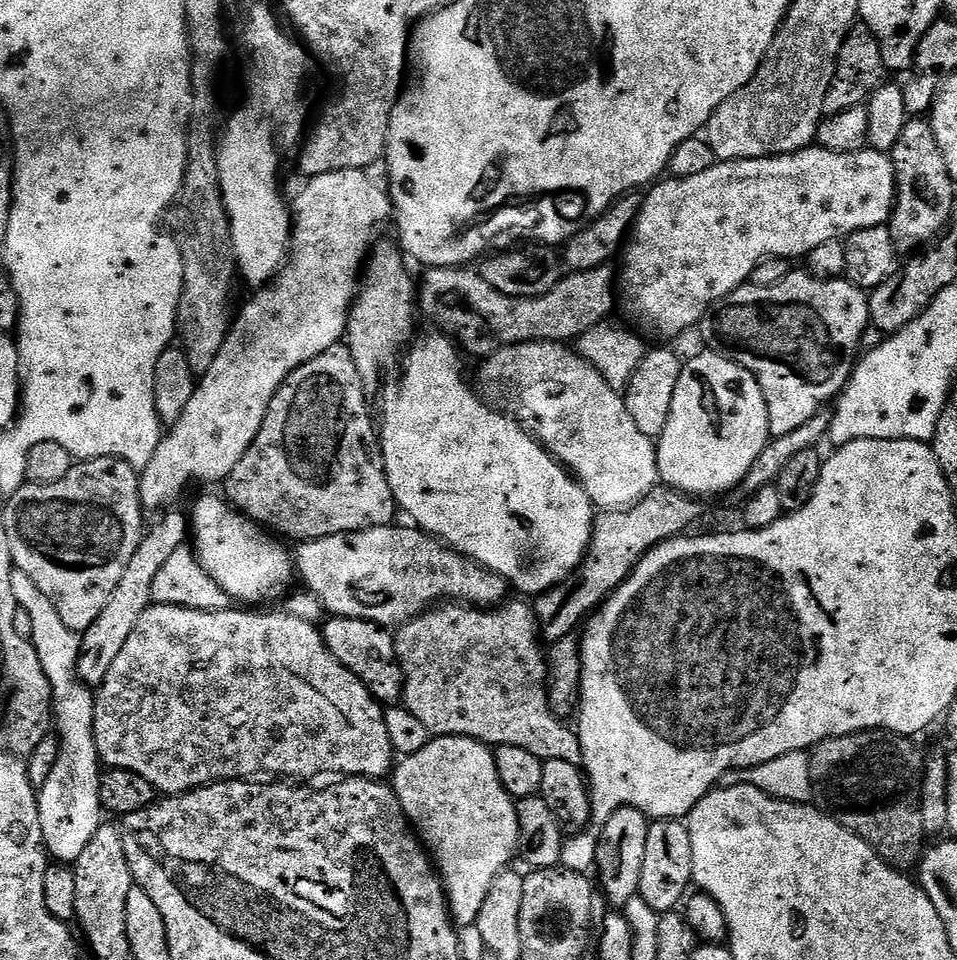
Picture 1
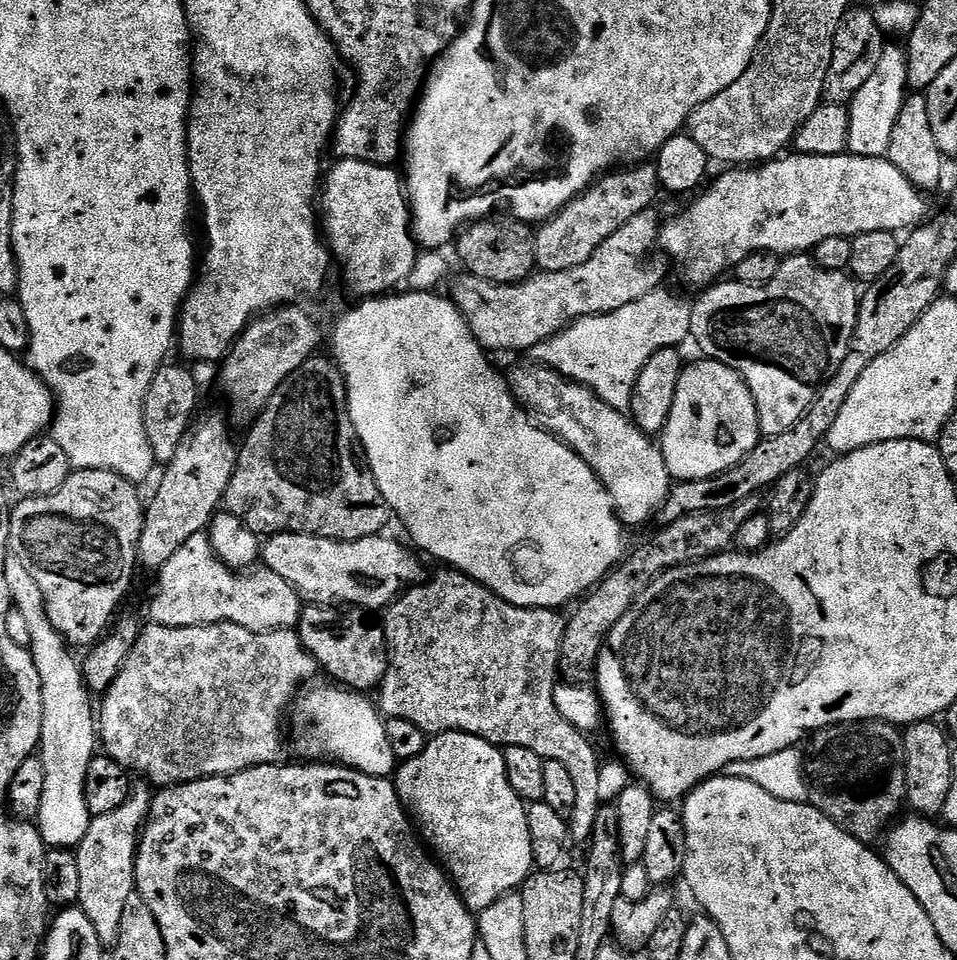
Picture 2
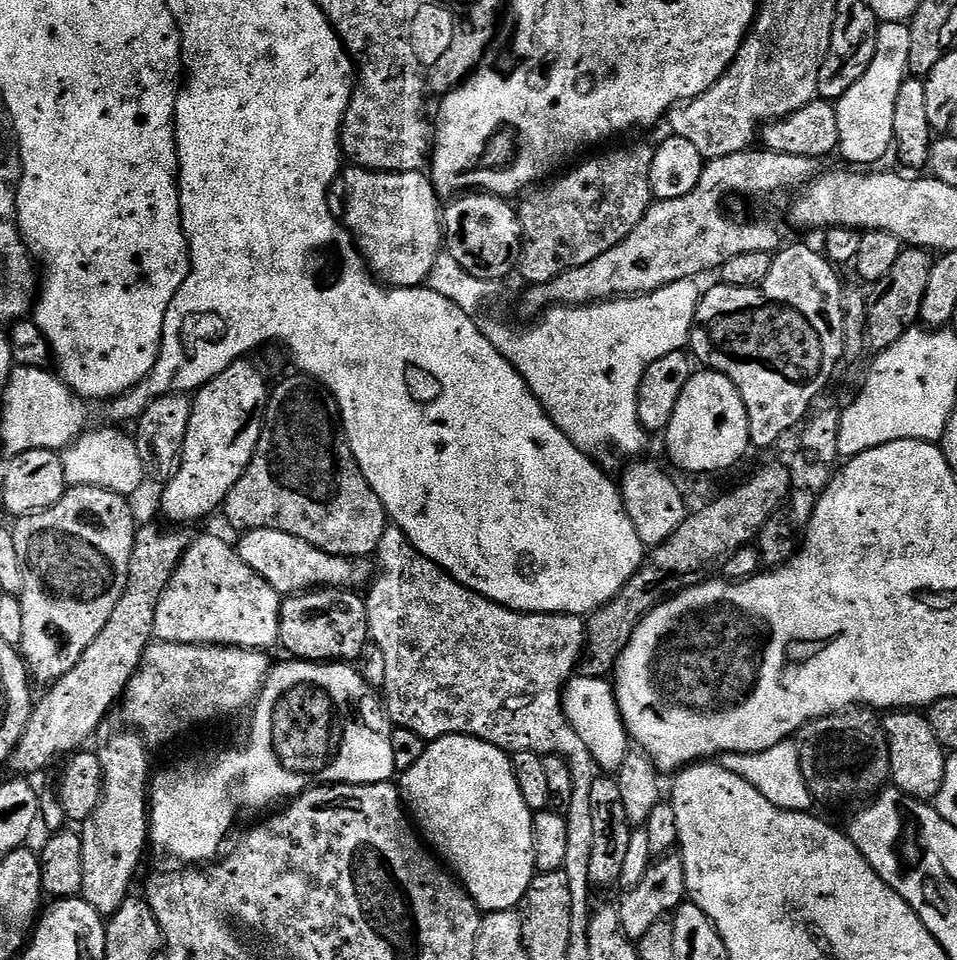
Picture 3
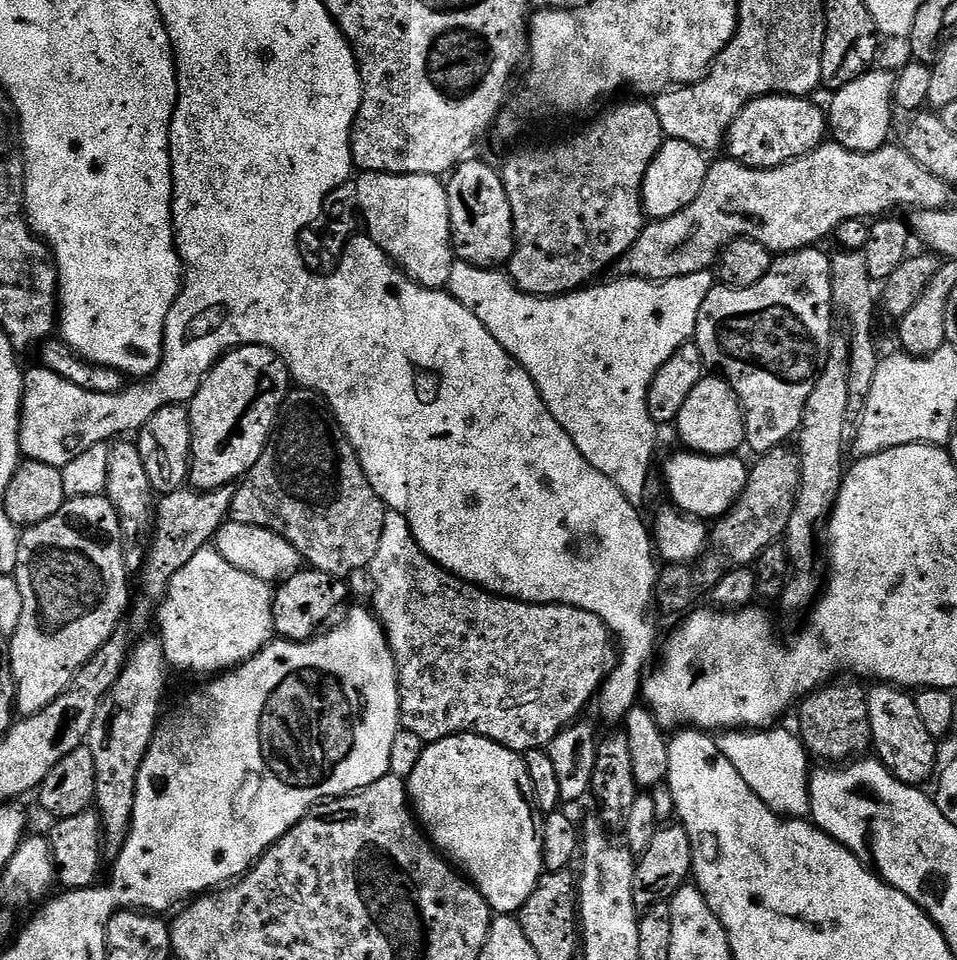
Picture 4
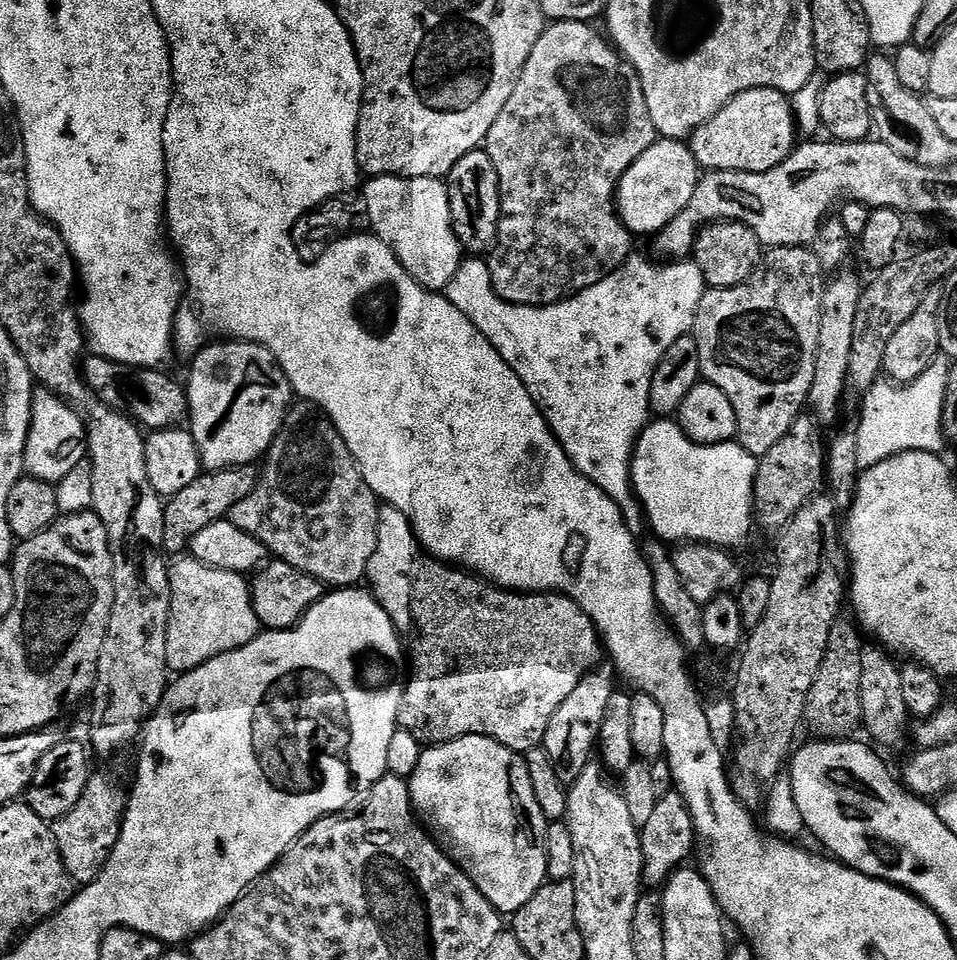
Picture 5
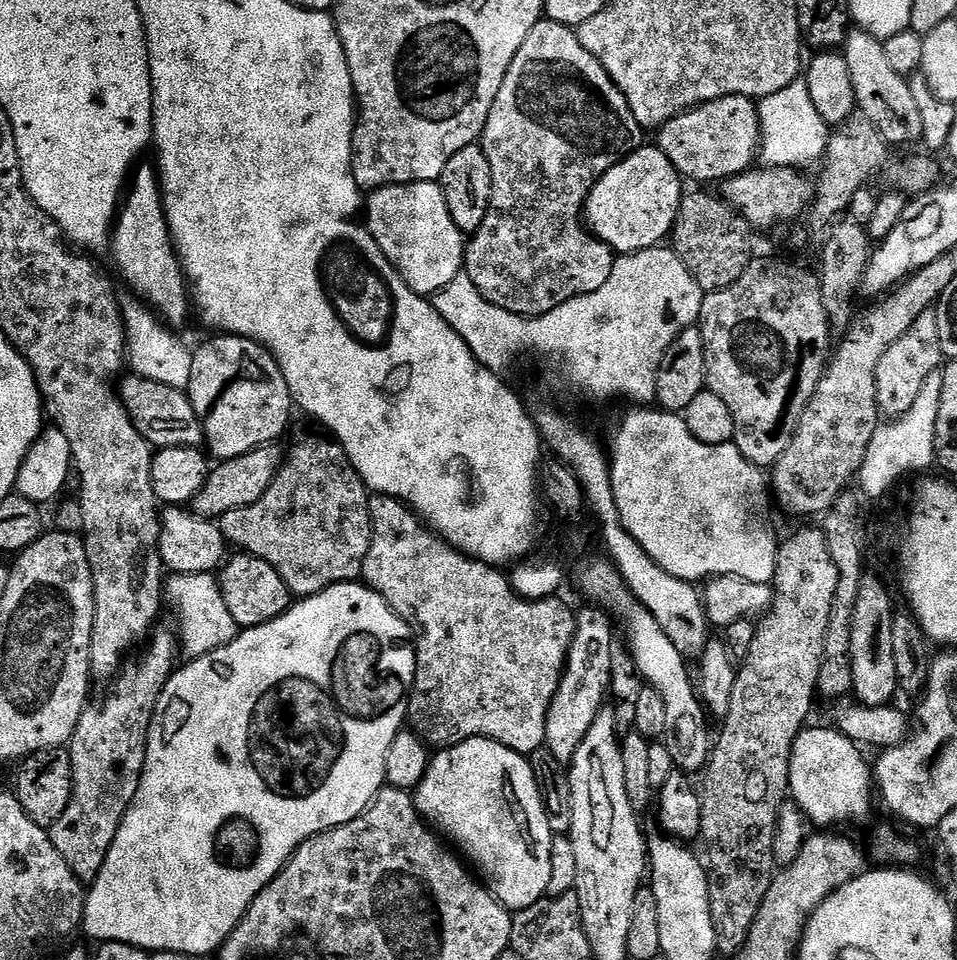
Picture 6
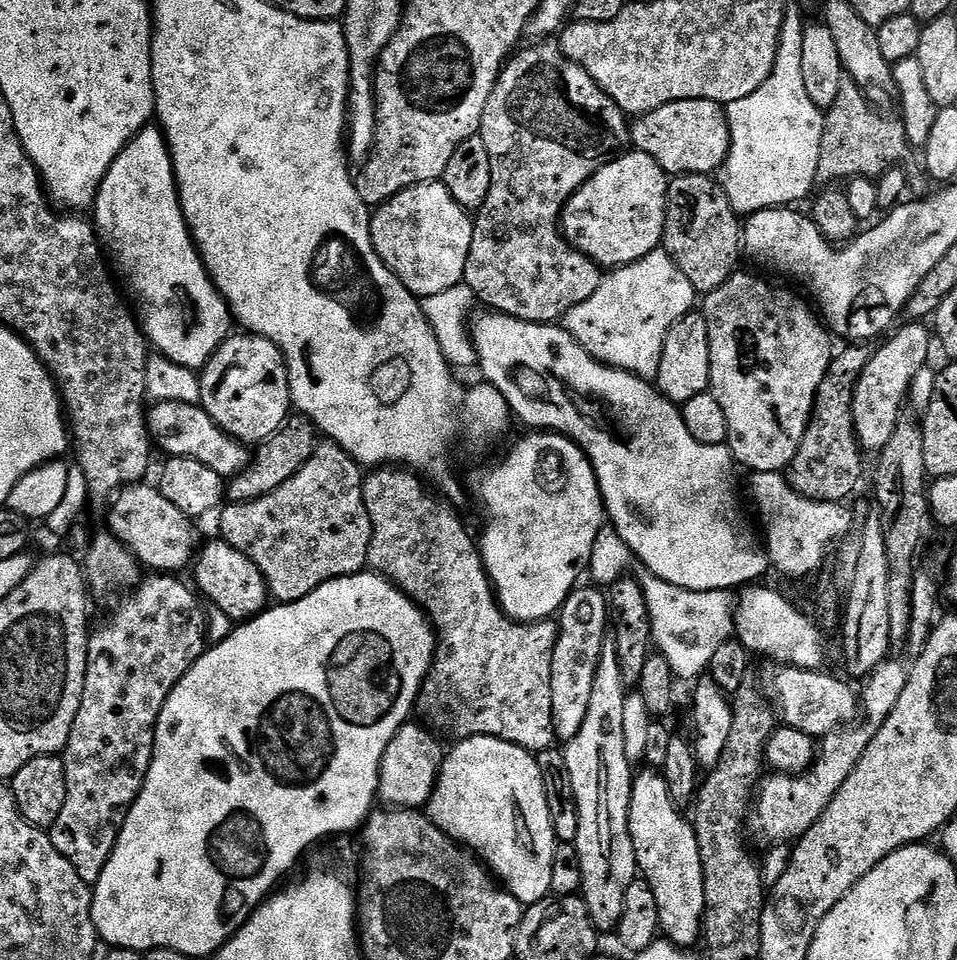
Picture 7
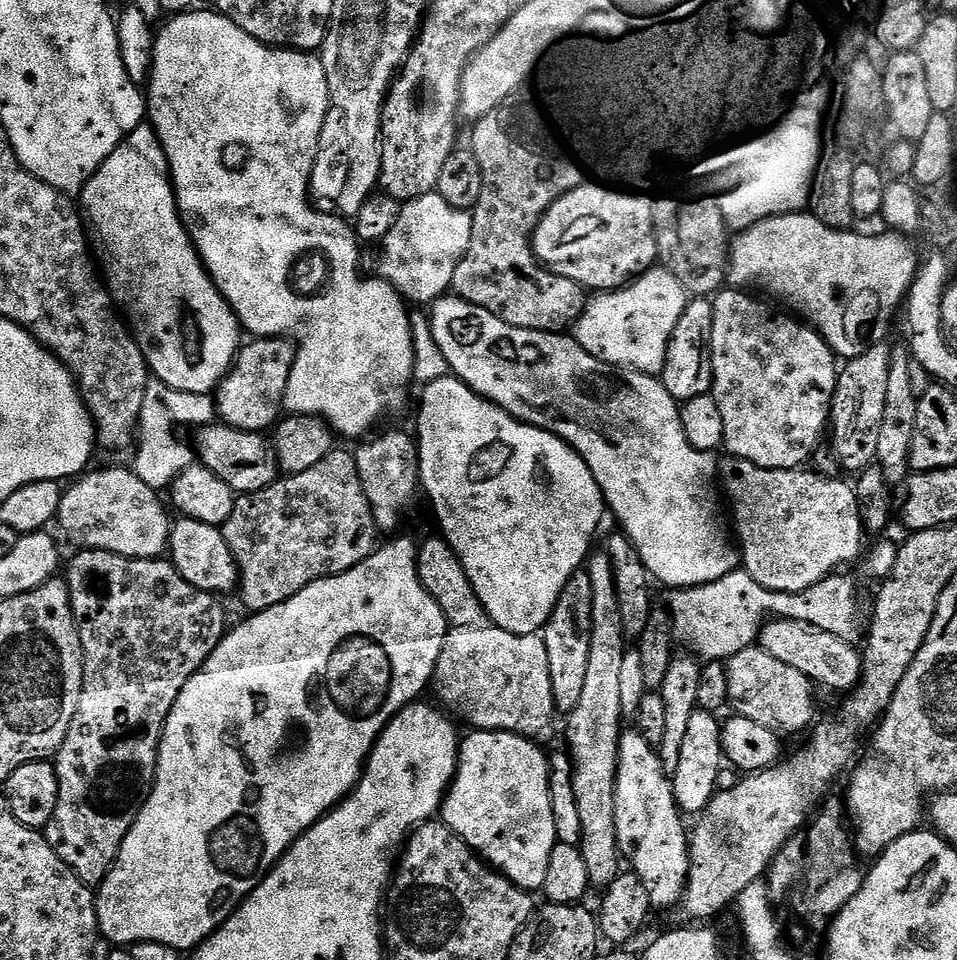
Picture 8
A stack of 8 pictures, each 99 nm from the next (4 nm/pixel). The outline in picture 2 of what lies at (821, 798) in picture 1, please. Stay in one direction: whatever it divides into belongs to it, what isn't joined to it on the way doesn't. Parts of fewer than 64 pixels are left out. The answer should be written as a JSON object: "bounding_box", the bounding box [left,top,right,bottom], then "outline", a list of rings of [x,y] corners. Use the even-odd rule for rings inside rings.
{"bounding_box":[804,720,908,845],"outline":[[[883,720],[832,724],[821,728],[807,744],[804,776],[808,779],[811,804],[863,844],[871,845],[880,835],[881,839],[905,811],[908,798],[901,729]]]}

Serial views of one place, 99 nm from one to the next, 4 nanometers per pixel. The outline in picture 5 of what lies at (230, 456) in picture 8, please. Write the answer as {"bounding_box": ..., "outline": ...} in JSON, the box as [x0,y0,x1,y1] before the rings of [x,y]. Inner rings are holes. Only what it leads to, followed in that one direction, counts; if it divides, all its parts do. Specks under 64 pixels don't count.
{"bounding_box":[82,354,188,432],"outline":[[[88,354],[82,360],[84,385],[108,408],[123,412],[136,421],[141,429],[161,432],[167,428],[179,428],[188,419],[188,394],[176,380],[171,380],[164,370],[155,368],[131,368]]]}

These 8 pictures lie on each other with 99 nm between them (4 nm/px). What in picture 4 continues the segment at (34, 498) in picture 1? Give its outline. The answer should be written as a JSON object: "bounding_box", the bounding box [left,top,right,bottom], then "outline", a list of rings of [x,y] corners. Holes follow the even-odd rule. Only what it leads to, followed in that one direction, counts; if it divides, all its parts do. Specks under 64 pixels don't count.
{"bounding_box":[6,494,130,717],"outline":[[[104,494],[98,496],[74,496],[65,499],[62,510],[58,510],[58,514],[46,518],[46,522],[38,522],[34,527],[25,528],[20,532],[18,566],[14,575],[18,582],[18,590],[22,592],[22,618],[19,619],[18,626],[10,634],[9,640],[12,641],[8,644],[6,667],[12,673],[12,683],[16,686],[15,711],[21,717],[33,716],[50,706],[56,698],[66,691],[79,671],[98,654],[99,648],[115,634],[117,628],[121,627],[122,621],[130,608],[130,598],[128,600],[128,579],[130,579],[130,573],[128,567],[124,564],[124,541],[124,537],[120,534],[118,514],[113,510],[107,495]]]}

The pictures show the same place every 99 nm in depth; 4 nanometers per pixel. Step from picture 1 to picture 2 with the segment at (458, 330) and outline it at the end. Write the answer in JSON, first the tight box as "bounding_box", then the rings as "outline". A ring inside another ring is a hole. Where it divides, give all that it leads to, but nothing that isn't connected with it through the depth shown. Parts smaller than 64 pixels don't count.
{"bounding_box":[450,207,664,353],"outline":[[[650,207],[630,218],[622,230],[610,234],[610,238],[594,250],[590,262],[582,262],[582,266],[574,266],[574,270],[537,271],[520,284],[495,284],[486,282],[486,278],[463,274],[451,281],[450,299],[464,315],[477,342],[489,353],[527,353],[551,336],[557,336],[568,325],[582,318],[622,310],[622,306],[646,298],[646,294],[663,285],[660,284],[664,280],[663,266],[648,256],[657,251],[662,227],[656,211],[655,207]]]}

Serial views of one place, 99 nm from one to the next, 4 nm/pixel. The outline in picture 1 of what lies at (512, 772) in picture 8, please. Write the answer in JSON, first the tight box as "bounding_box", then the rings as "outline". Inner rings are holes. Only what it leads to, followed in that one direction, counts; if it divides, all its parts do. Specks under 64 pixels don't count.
{"bounding_box":[390,736,520,930],"outline":[[[437,736],[429,739],[418,754],[403,757],[395,765],[390,787],[440,877],[453,925],[460,930],[471,929],[482,910],[482,902],[486,902],[486,894],[490,894],[490,888],[494,886],[494,880],[511,865],[508,863],[512,856],[514,860],[520,846],[516,801],[498,778],[493,749],[465,736]]]}

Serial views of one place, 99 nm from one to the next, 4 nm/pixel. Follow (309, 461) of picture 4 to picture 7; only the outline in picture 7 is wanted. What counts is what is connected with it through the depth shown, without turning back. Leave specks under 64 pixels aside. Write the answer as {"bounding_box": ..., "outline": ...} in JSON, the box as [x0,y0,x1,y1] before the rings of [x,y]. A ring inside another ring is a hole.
{"bounding_box":[218,442,372,604],"outline":[[[331,442],[317,443],[314,454],[310,454],[310,462],[306,462],[294,478],[286,478],[278,490],[248,504],[225,503],[218,512],[219,535],[262,570],[273,601],[293,604],[326,582],[365,571],[372,541],[372,523],[370,514],[366,514],[364,478],[361,465],[344,448]]]}

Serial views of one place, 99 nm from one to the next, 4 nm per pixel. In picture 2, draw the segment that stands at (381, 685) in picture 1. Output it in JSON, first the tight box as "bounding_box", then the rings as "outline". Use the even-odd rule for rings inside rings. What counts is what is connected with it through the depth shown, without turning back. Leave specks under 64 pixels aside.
{"bounding_box":[298,606,388,694],"outline":[[[308,606],[300,613],[298,635],[302,646],[309,652],[317,665],[329,672],[333,681],[353,691],[372,694],[384,683],[388,673],[388,643],[384,637],[383,627],[372,620],[373,617],[364,610],[341,610],[336,606]]]}

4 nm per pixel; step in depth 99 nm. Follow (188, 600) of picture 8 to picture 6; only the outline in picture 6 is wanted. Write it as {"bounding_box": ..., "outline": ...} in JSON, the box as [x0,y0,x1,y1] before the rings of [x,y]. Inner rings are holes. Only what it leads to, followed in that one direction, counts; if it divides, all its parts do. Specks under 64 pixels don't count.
{"bounding_box":[50,626,182,886],"outline":[[[157,626],[152,629],[150,643],[143,651],[135,658],[129,659],[116,673],[110,684],[112,689],[101,704],[89,703],[82,718],[78,718],[78,726],[70,741],[72,797],[70,806],[66,806],[66,814],[62,814],[62,818],[58,818],[58,822],[52,824],[50,835],[54,842],[54,850],[58,850],[62,858],[66,858],[66,866],[70,866],[72,873],[85,886],[91,885],[92,881],[98,878],[98,870],[102,870],[102,862],[106,862],[106,854],[110,854],[110,846],[114,846],[114,838],[122,826],[122,818],[130,802],[134,802],[138,794],[138,786],[148,753],[148,735],[154,718],[154,710],[158,706],[158,698],[166,682],[178,667],[176,659],[181,659],[182,641],[175,631],[171,632],[168,628]]]}

